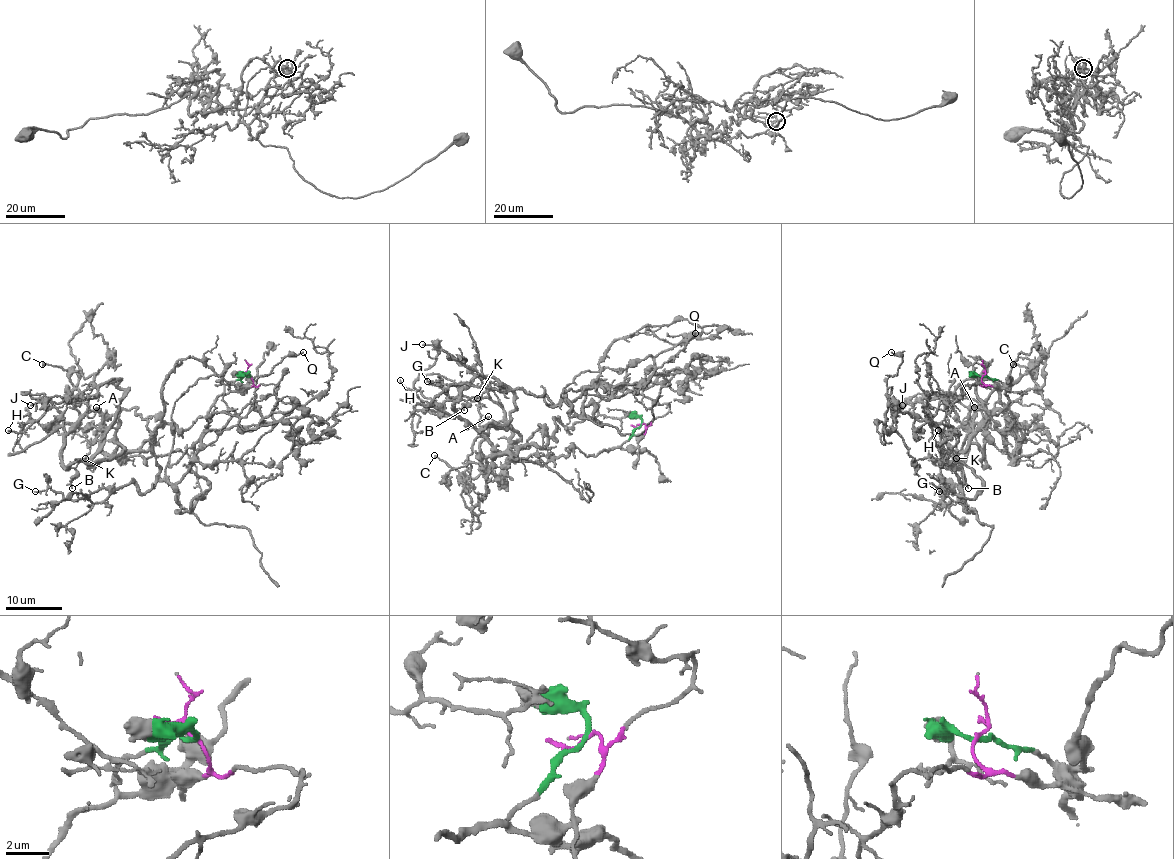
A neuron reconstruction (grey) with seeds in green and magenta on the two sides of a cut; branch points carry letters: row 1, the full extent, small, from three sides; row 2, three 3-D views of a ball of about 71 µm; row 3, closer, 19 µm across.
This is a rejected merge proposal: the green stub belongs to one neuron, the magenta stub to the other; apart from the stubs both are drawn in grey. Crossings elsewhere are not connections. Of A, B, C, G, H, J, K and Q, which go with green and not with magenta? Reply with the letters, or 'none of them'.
A, B, C, H, J, K

